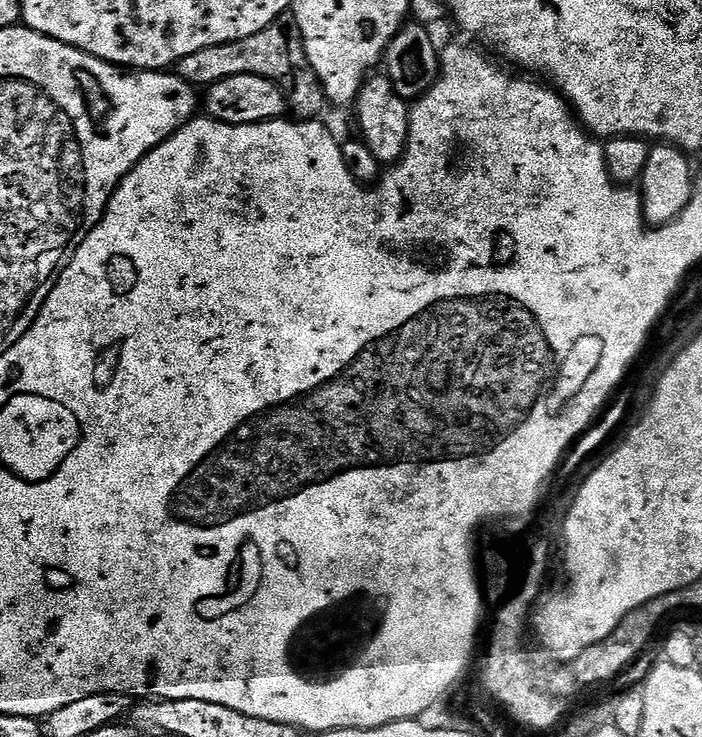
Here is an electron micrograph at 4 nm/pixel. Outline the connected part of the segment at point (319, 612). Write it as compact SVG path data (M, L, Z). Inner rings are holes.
M364 588L357 592L348 592L344 600L332 600L325 608L316 608L312 616L304 616L296 628L292 628L292 636L286 638L288 653L285 662L290 662L297 672L304 675L306 682L325 684L333 679L334 674L348 668L356 662L357 655L363 651L370 639L374 624L368 621L368 605L376 607L375 615L382 617L386 606L382 598L369 599Z

